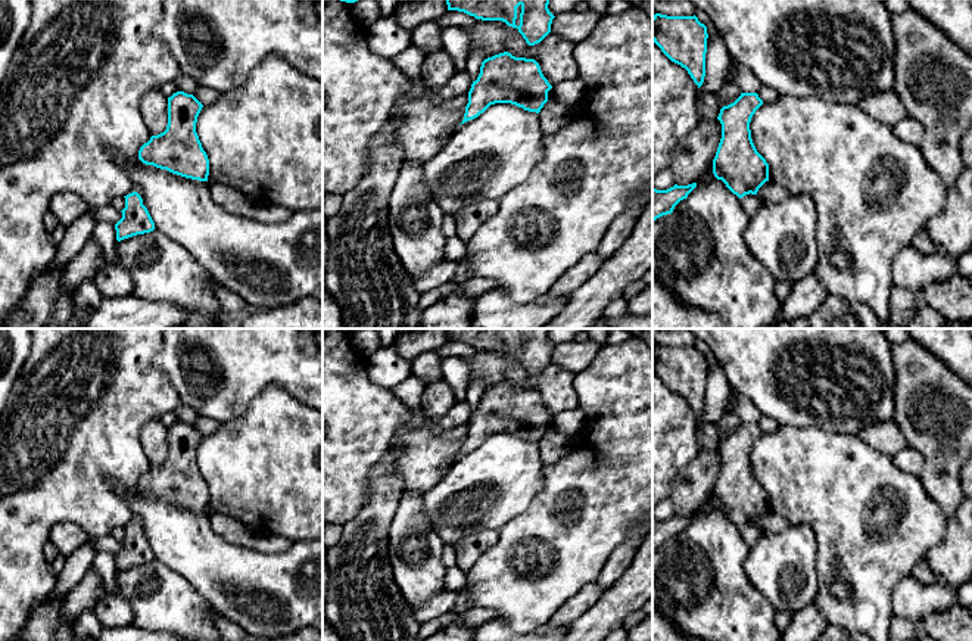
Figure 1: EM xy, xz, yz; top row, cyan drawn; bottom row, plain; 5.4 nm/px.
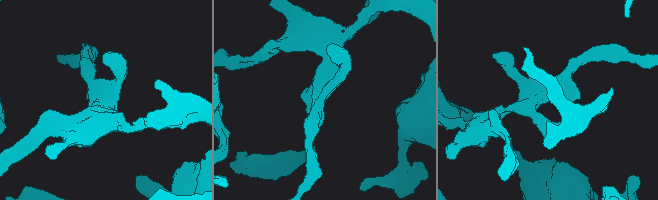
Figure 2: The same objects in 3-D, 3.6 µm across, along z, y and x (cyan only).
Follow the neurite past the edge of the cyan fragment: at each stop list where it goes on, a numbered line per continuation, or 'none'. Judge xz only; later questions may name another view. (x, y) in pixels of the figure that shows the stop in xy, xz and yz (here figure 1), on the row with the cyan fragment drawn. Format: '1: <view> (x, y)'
none

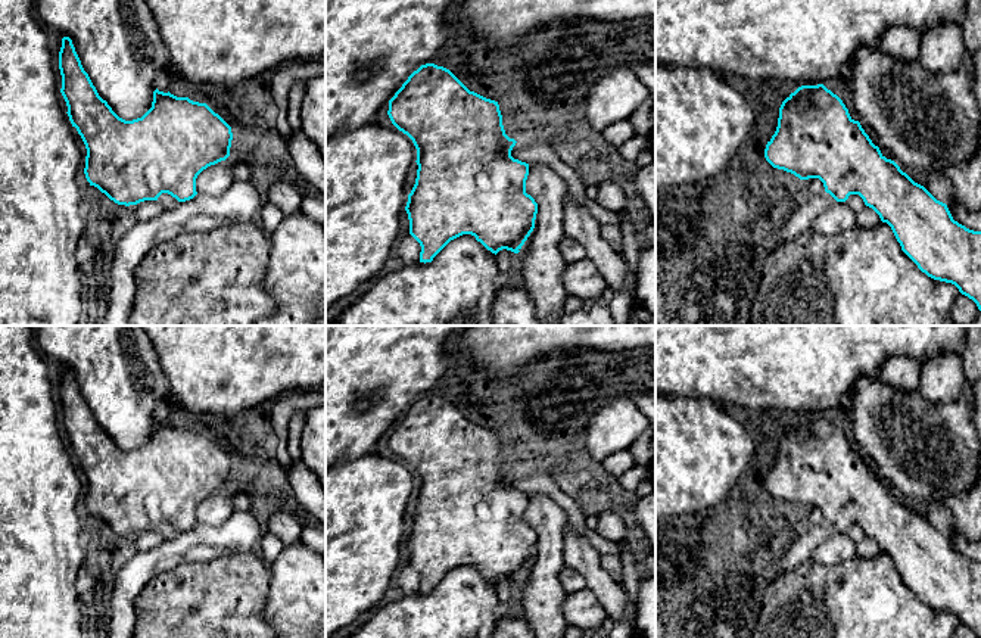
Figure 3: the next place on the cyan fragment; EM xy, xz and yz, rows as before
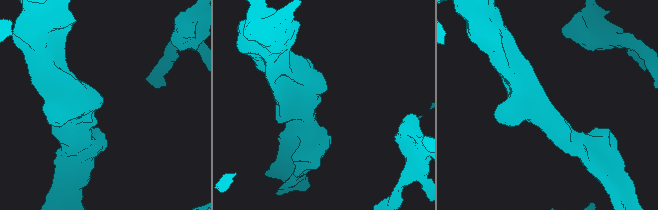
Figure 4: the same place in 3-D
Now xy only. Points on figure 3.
1: xy (168, 202)

